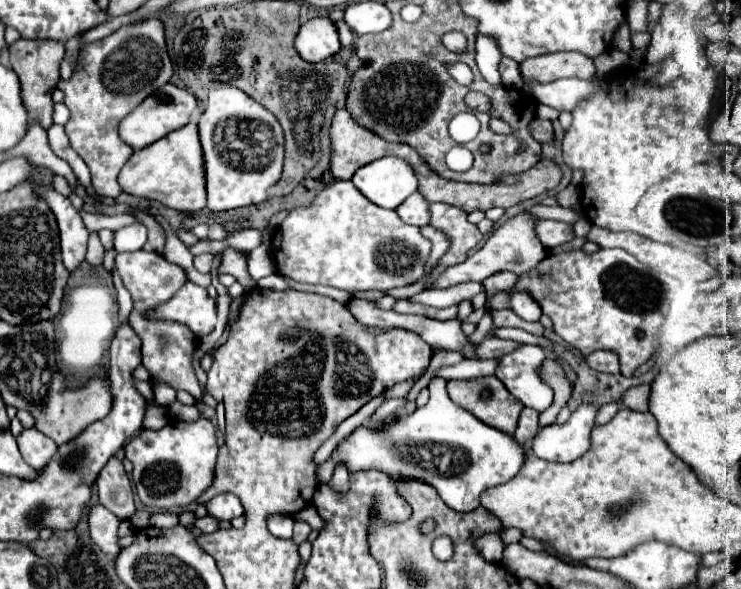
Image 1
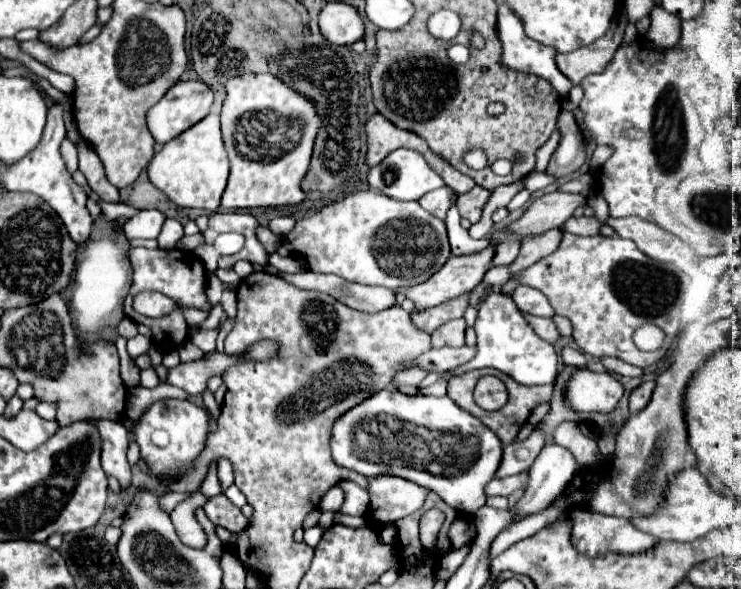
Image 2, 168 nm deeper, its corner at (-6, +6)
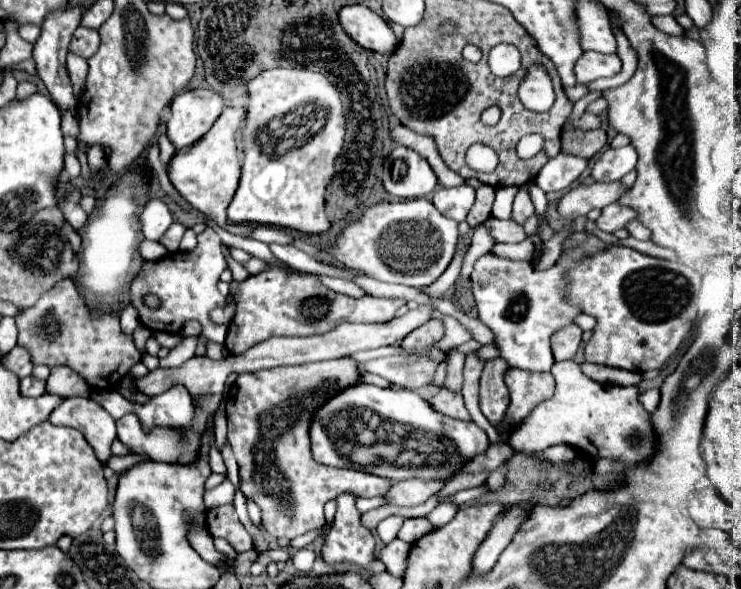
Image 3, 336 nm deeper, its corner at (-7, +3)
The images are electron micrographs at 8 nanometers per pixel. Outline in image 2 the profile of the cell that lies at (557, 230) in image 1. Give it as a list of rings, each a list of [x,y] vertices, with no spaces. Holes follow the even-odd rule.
[[[570,218],[564,224],[564,232],[576,234],[576,236],[596,236],[600,230],[600,222],[596,218]]]

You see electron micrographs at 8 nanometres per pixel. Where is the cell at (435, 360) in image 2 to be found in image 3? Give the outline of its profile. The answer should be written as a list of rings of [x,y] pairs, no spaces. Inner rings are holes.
[[[381,357],[365,363],[369,373],[385,377],[393,385],[401,385],[405,389],[417,389],[427,385],[433,379],[435,363],[425,357]]]

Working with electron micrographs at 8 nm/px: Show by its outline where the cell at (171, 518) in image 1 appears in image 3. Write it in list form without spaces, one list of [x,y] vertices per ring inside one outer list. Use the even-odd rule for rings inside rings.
[[[227,479],[227,481],[223,481],[217,489],[205,491],[205,497],[203,497],[205,509],[213,509],[213,507],[219,507],[219,505],[233,503],[233,495],[235,495],[235,487],[233,487],[233,483]]]

